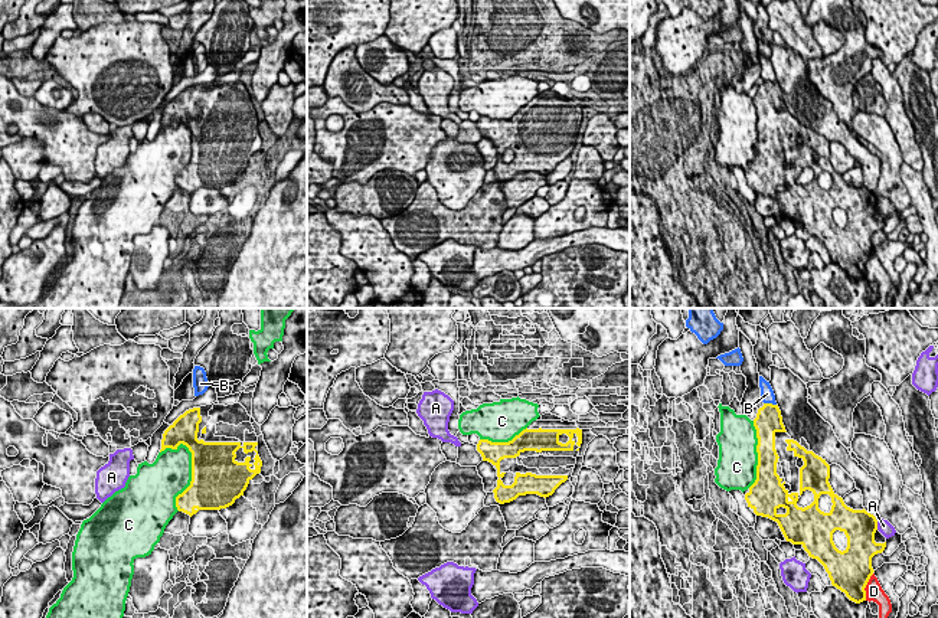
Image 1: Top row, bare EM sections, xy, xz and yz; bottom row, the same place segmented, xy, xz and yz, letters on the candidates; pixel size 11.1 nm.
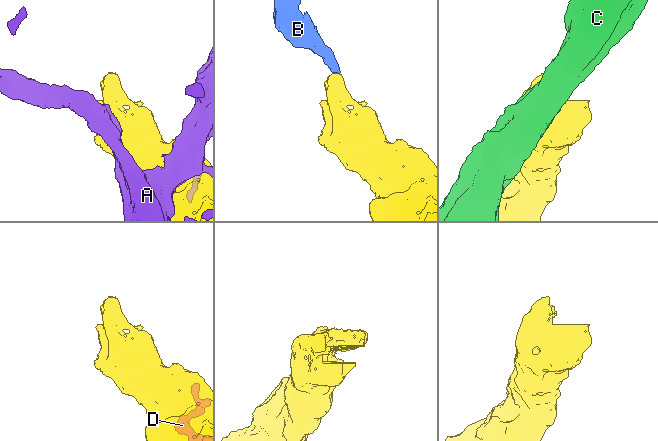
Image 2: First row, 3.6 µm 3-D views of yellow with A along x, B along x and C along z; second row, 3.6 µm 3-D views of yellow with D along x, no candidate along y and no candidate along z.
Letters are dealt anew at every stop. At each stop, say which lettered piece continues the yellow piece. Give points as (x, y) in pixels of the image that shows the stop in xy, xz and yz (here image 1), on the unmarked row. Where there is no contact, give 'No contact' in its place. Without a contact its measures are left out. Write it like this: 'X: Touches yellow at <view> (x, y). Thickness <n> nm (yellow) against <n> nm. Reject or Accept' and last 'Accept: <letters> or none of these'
A: Touches yellow at yz (876, 202). Thickness 380 nm (yellow) against 160 nm. Reject
B: Touches yellow at yz (770, 81). Thickness 300 nm (yellow) against 160 nm. Reject
C: Touches yellow at xy (192, 154). Thickness 500 nm (yellow) against 480 nm. Reject
D: Touches yellow at yz (865, 264). Thickness 480 nm (yellow) against 190 nm. Reject
Accept: none of these

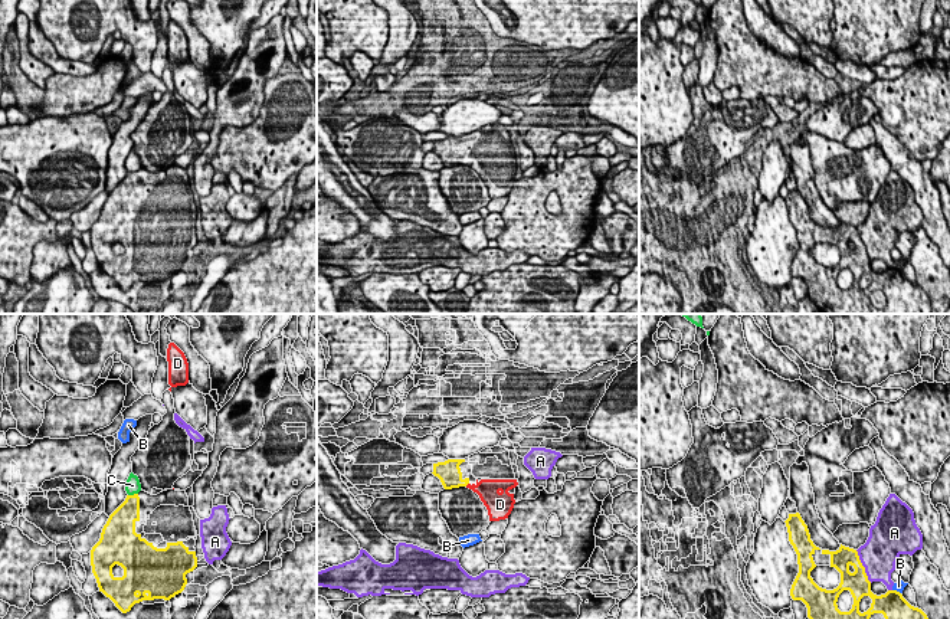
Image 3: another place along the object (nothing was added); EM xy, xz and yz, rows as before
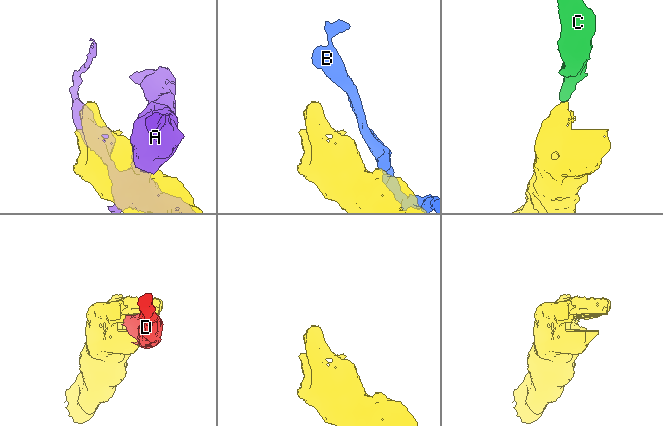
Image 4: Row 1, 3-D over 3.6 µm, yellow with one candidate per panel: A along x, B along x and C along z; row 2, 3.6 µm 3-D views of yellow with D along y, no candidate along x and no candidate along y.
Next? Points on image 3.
A: Touches yellow at yz (862, 244). Thickness 240 nm (yellow) against 400 nm. Reject
B: Touches yellow at yz (896, 268). Thickness 320 nm (yellow) against 100 nm. Reject
C: Touches yellow at xy (134, 172). Thickness 240 nm (yellow) against 170 nm. Reject
D: Touches yellow at xz (467, 161). Thickness 260 nm (yellow) against 260 nm. Accept
Accept: D

